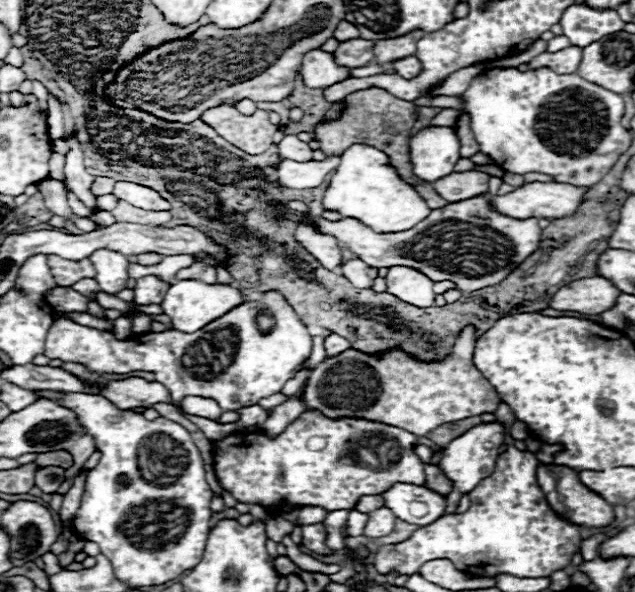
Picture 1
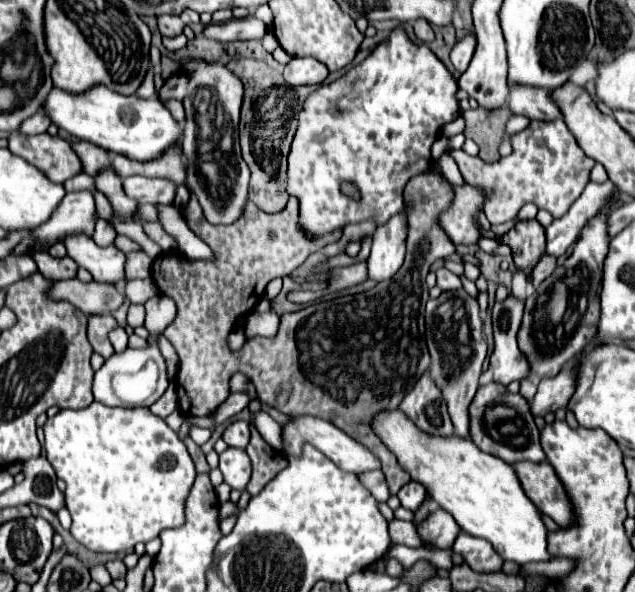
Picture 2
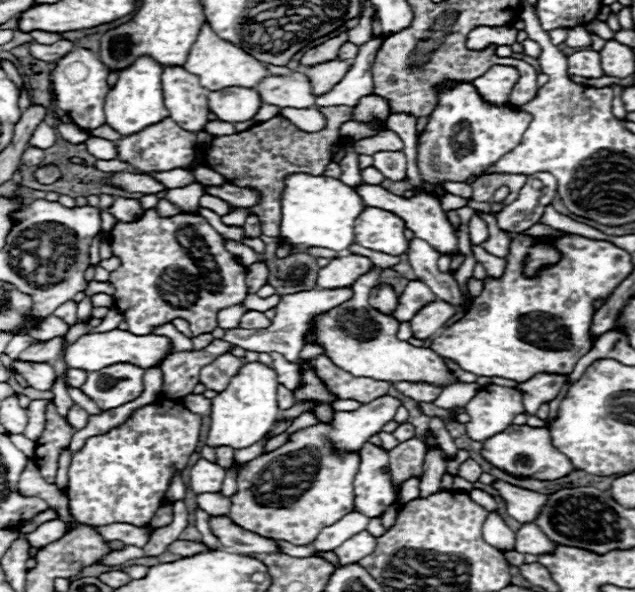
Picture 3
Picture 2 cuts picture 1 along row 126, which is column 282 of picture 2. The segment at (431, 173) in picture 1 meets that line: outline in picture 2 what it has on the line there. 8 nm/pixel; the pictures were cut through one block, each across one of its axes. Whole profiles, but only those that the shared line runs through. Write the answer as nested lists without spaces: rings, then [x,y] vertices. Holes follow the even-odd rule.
[[[296,416],[296,418],[290,418],[290,422],[286,422],[282,426],[282,450],[286,456],[300,456],[302,454],[300,448],[304,444],[312,444],[316,450],[320,450],[326,458],[330,458],[344,472],[360,474],[360,472],[380,468],[380,460],[376,460],[376,456],[372,452],[368,452],[368,448],[364,448],[360,442],[352,440],[348,434],[340,432],[340,428],[336,428],[334,424],[314,418],[314,416]]]

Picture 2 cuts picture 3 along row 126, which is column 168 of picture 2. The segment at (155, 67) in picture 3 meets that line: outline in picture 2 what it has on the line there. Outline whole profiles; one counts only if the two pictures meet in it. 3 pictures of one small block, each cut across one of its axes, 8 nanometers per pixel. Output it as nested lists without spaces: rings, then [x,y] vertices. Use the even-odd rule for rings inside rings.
[[[104,84],[88,88],[86,92],[72,94],[60,88],[52,88],[42,112],[50,122],[78,140],[92,142],[114,154],[124,154],[132,160],[154,160],[166,148],[176,144],[182,136],[182,128],[160,100],[144,100],[136,94],[124,96],[108,90]]]

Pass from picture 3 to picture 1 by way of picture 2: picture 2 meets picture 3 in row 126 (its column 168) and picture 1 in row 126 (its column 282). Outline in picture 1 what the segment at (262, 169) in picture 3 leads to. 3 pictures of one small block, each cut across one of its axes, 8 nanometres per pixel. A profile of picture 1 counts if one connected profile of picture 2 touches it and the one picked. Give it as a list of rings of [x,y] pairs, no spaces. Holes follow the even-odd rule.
[[[370,88],[370,90],[360,90],[354,92],[346,98],[348,104],[348,114],[342,114],[338,120],[330,120],[324,122],[320,120],[316,124],[314,130],[314,138],[320,140],[320,150],[326,156],[342,156],[346,148],[350,148],[352,144],[368,144],[374,146],[378,150],[382,150],[384,154],[390,156],[390,164],[398,170],[398,174],[412,184],[418,194],[428,202],[428,206],[432,210],[442,208],[448,204],[448,200],[440,198],[440,194],[436,194],[436,190],[432,190],[432,184],[416,178],[412,174],[412,162],[410,162],[410,132],[412,126],[416,122],[416,106],[412,102],[400,100],[392,94],[388,94],[382,88]],[[216,106],[206,110],[202,120],[246,154],[262,154],[268,150],[272,136],[278,132],[278,126],[268,120],[266,110],[256,110],[252,116],[244,116],[234,106]]]

